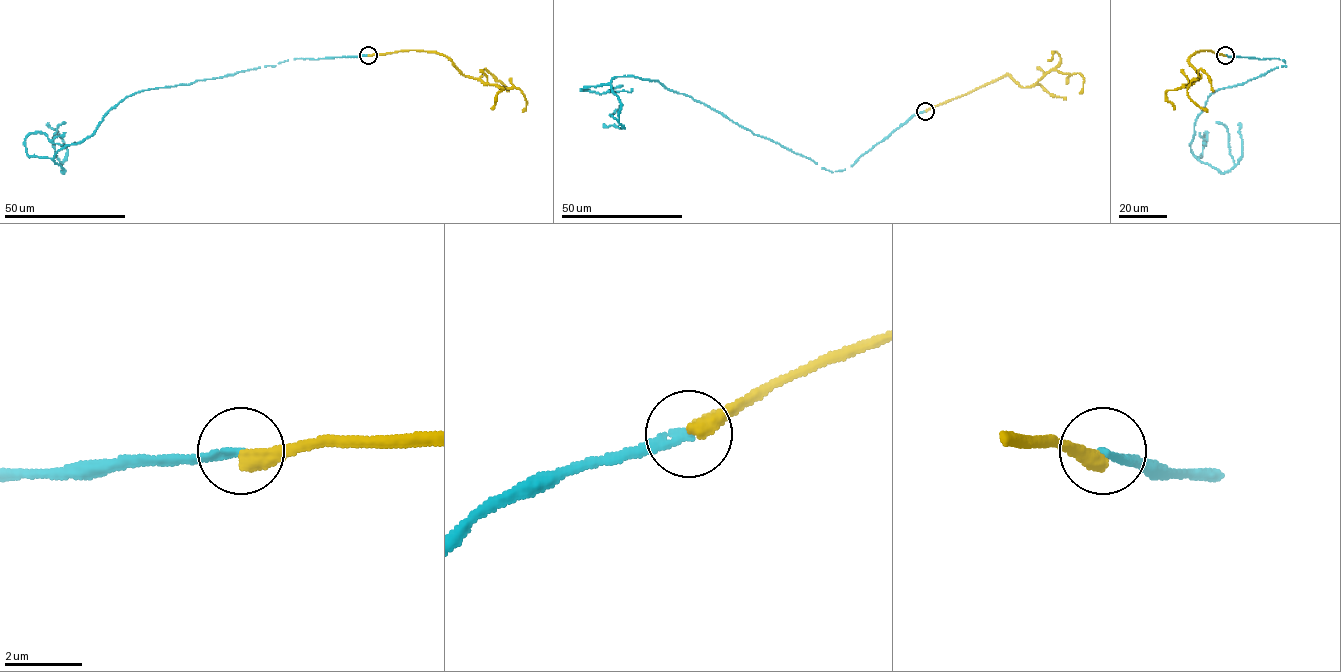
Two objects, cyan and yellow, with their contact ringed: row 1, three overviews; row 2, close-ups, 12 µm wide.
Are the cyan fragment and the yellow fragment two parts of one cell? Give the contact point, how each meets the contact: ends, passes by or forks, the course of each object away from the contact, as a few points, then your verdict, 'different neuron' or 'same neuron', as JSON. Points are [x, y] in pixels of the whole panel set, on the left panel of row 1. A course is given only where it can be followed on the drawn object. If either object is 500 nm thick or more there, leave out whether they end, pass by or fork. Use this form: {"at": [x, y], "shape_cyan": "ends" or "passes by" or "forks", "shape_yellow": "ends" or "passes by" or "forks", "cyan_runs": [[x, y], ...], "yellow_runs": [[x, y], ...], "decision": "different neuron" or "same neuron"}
{"at": [368, 55], "shape_cyan": "ends", "shape_yellow": "ends", "cyan_runs": [[368, 55], [295, 59], [138, 91], [91, 135], [58, 151], [62, 173], [53, 136], [63, 122]], "yellow_runs": [[368, 55], [436, 52], [465, 75], [485, 83], [518, 88], [527, 102], [523, 111]], "decision": "different neuron"}

